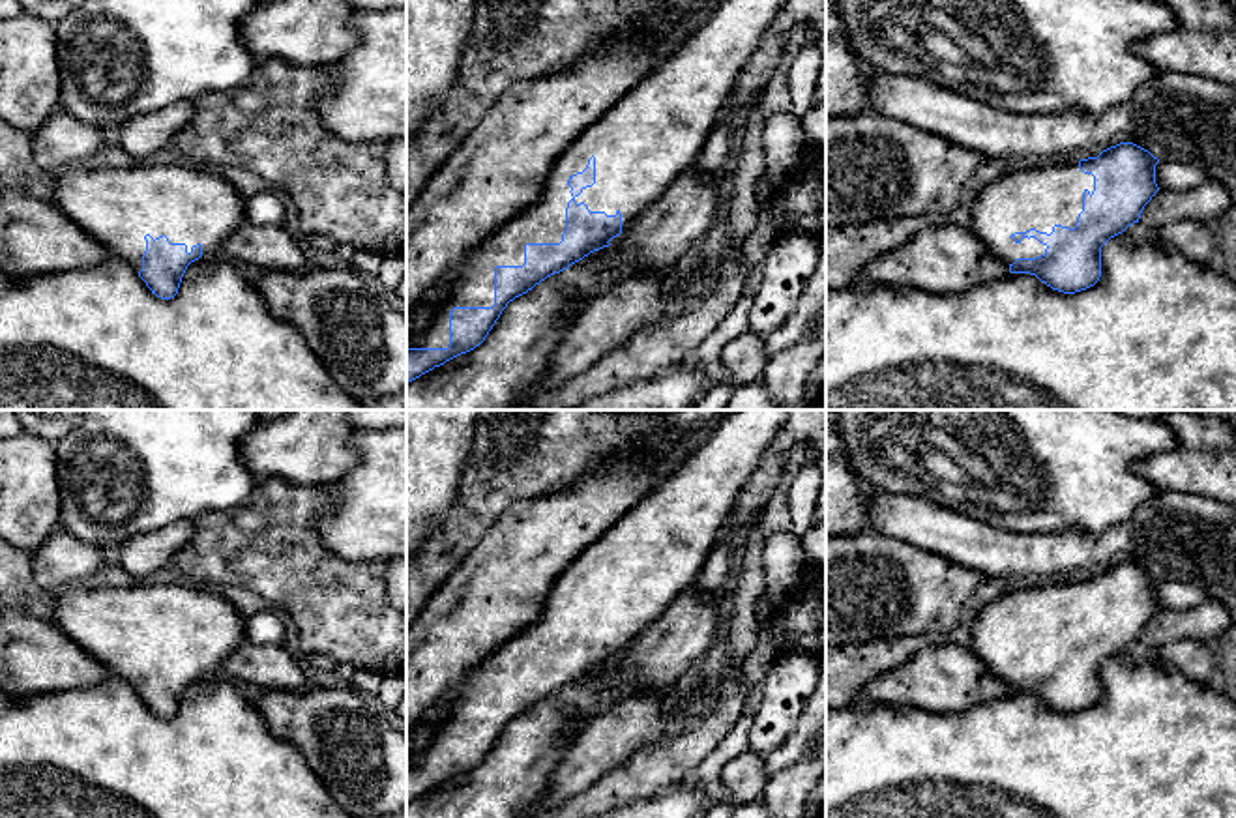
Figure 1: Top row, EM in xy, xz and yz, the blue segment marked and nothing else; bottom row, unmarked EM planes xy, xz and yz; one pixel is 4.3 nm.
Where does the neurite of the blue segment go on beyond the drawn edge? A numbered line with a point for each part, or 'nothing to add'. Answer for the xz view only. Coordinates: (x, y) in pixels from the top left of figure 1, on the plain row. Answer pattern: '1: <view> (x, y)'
1: xz (641, 564)

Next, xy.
1: xy (190, 624)

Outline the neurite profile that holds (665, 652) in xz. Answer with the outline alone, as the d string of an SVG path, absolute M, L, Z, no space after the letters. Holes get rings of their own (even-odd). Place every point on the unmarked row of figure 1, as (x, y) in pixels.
M697 584L684 590L674 603L618 655L612 665L611 687L601 698L603 708L633 693L655 694L667 691L685 679L721 633L719 601L723 595L728 593L721 592L710 599L702 599Z

